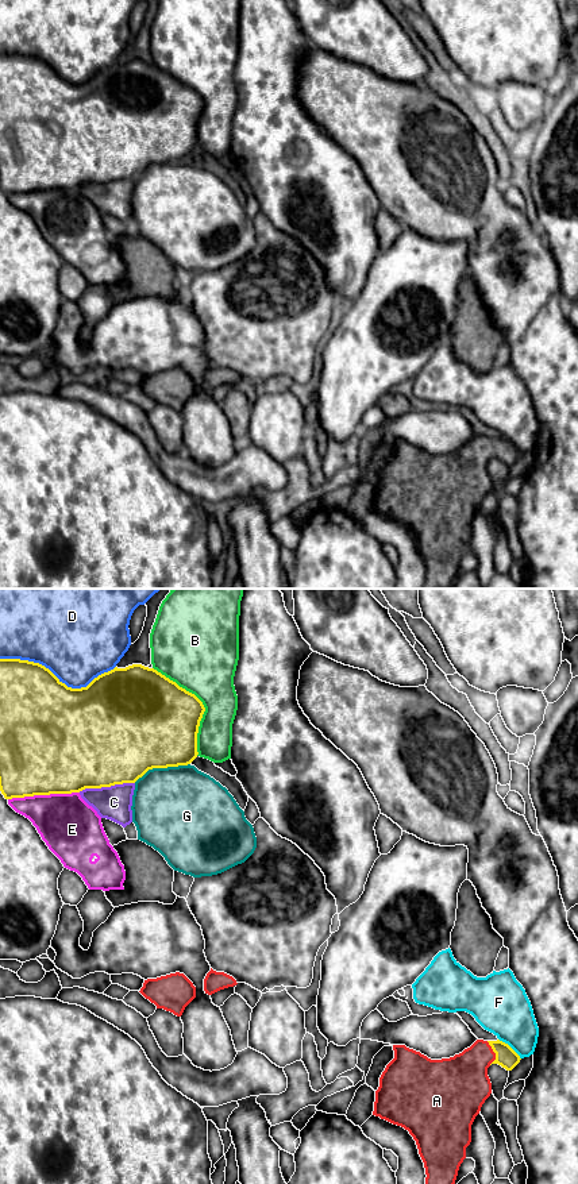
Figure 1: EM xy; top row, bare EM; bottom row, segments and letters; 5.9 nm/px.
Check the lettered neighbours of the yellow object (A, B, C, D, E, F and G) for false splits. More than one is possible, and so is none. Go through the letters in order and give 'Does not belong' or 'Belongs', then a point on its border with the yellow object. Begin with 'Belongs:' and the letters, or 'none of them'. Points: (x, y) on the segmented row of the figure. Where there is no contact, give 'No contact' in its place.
Belongs: none of them
A: Does not belong. Touches yellow at xy (494, 1052)
B: Does not belong. Touches yellow at xy (203, 705)
C: Does not belong. Touches yellow at xy (106, 786)
D: Does not belong. Touches yellow at xy (57, 678)
E: Does not belong. Touches yellow at xy (43, 794)
F: Does not belong. Touches yellow at xy (511, 1048)
G: Does not belong. Touches yellow at xy (161, 767)

